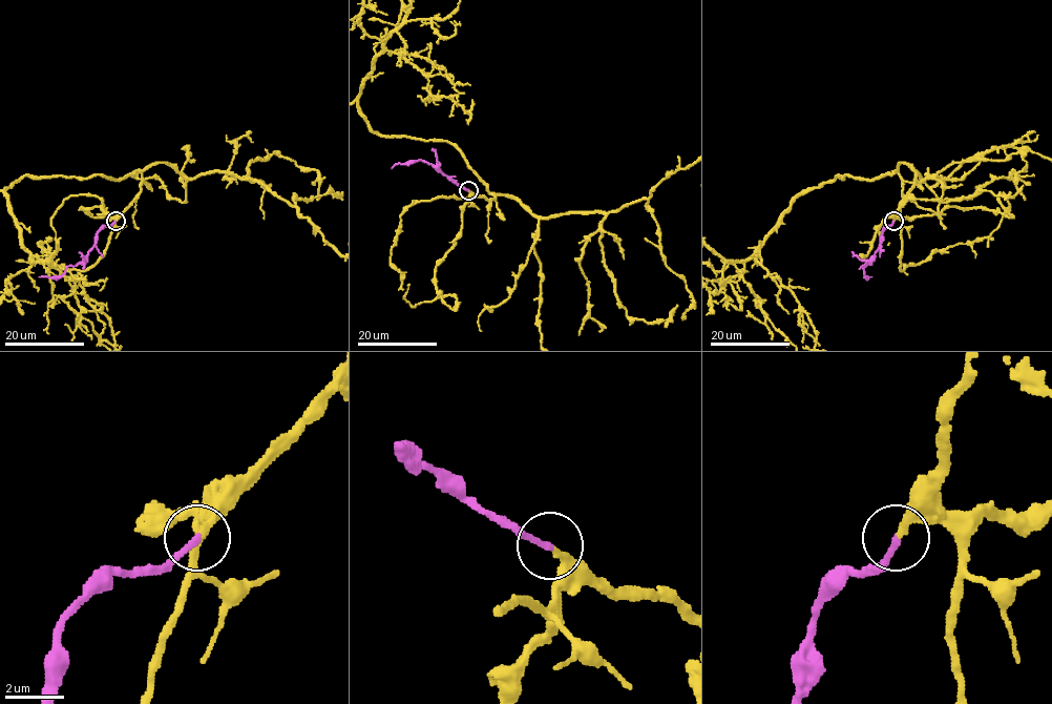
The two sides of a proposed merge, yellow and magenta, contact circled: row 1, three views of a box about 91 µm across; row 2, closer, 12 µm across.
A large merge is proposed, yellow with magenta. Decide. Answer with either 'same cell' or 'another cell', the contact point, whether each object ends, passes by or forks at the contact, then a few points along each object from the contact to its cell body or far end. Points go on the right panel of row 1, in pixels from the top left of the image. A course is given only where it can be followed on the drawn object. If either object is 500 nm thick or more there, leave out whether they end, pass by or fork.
same cell; place (893, 221); yellow ends; magenta ends; course magenta (893, 221), (882, 232), (875, 255), (863, 266), (863, 273), (871, 276)

